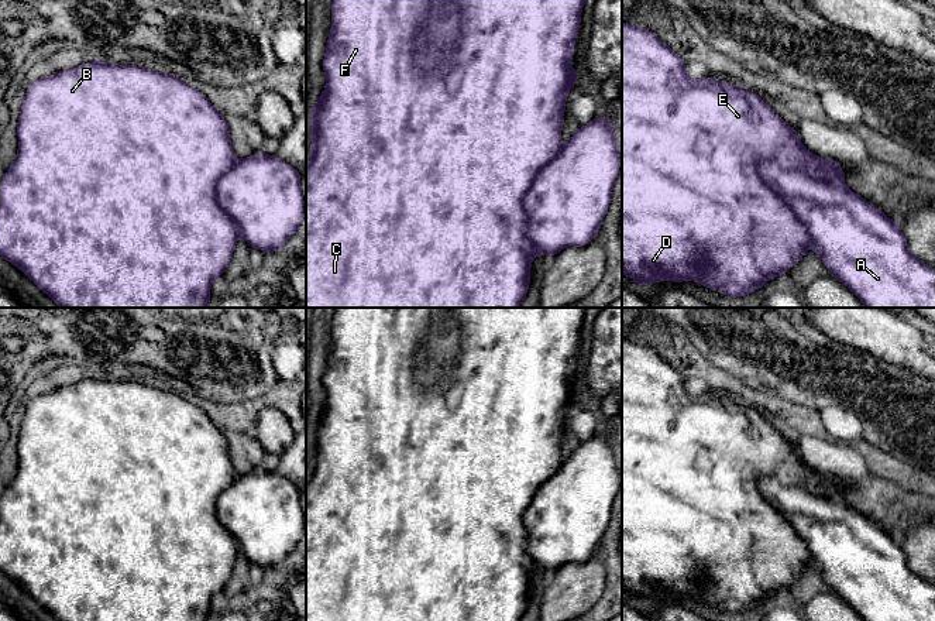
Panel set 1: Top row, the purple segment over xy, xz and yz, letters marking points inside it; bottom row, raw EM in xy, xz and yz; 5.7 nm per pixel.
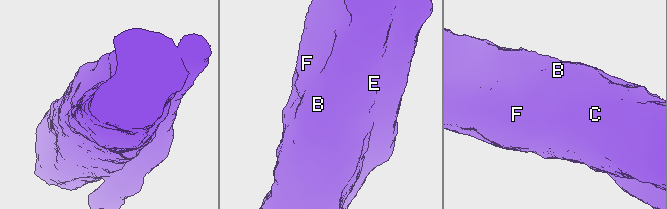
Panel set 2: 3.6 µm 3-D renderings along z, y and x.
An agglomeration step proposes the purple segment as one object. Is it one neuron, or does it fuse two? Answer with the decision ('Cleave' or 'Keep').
Keep

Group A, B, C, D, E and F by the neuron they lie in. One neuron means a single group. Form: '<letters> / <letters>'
A B C D E F

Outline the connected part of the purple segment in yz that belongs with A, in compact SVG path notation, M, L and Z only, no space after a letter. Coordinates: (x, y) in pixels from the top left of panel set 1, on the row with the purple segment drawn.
M622 21L622 275L630 277L636 285L649 285L664 279L671 279L681 284L683 281L690 279L725 295L747 296L757 288L763 287L769 279L787 274L790 268L802 258L805 250L811 247L819 255L832 275L846 285L866 308L935 308L935 268L922 263L910 253L907 239L903 234L898 223L888 219L880 209L863 199L860 195L852 192L843 183L845 175L846 172L841 168L838 161L819 158L818 155L809 152L801 140L797 138L797 128L780 119L756 92L740 89L729 82L714 79L712 76L691 80L687 75L687 64L654 32Z

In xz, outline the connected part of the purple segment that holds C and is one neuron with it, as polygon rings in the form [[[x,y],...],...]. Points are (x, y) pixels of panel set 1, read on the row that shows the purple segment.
[[[333,0],[333,1],[331,1],[331,30],[330,30],[330,34],[329,34],[329,41],[327,41],[327,44],[326,44],[326,56],[324,56],[324,59],[323,59],[323,64],[322,64],[322,66],[323,66],[323,71],[324,71],[324,73],[326,73],[326,89],[324,89],[324,92],[323,92],[323,93],[322,93],[322,95],[320,95],[320,96],[319,96],[319,97],[316,97],[316,102],[314,102],[314,106],[313,106],[313,111],[312,111],[312,145],[310,145],[310,150],[309,150],[309,152],[310,152],[310,155],[312,155],[312,159],[310,159],[310,164],[309,164],[309,165],[307,165],[307,167],[306,167],[306,308],[519,308],[519,306],[520,306],[520,305],[522,305],[522,302],[523,302],[523,301],[525,301],[525,298],[526,298],[526,295],[527,295],[527,289],[529,289],[529,284],[530,284],[530,267],[532,267],[532,261],[533,261],[533,258],[534,258],[534,257],[536,257],[536,255],[550,255],[550,257],[553,257],[553,255],[554,255],[554,254],[557,254],[557,253],[560,253],[560,251],[561,251],[561,250],[563,250],[563,248],[566,248],[566,247],[584,247],[584,246],[587,246],[587,244],[588,244],[588,243],[589,243],[589,241],[591,241],[591,240],[592,240],[592,239],[594,239],[594,237],[595,237],[595,236],[597,236],[597,234],[598,234],[598,233],[599,233],[599,227],[601,227],[601,223],[602,223],[602,220],[604,220],[604,217],[605,217],[605,215],[606,215],[606,212],[608,212],[608,209],[609,209],[609,203],[611,203],[611,196],[612,196],[612,189],[613,189],[613,183],[615,183],[615,181],[616,181],[616,178],[618,178],[618,174],[619,174],[619,154],[618,154],[618,141],[616,141],[616,138],[615,138],[615,134],[613,134],[613,124],[612,124],[612,120],[611,120],[611,117],[609,117],[609,114],[606,114],[606,116],[605,116],[605,117],[602,117],[602,119],[597,119],[597,117],[594,117],[594,119],[592,119],[592,120],[591,120],[591,121],[589,121],[589,123],[588,123],[588,124],[585,124],[585,126],[584,126],[584,127],[581,127],[581,128],[577,128],[577,131],[575,131],[575,133],[574,133],[574,134],[573,134],[573,137],[571,137],[571,138],[570,138],[570,141],[568,141],[568,143],[567,143],[567,144],[566,144],[566,145],[563,145],[563,144],[561,144],[561,127],[563,127],[563,123],[564,123],[564,121],[566,121],[566,119],[564,119],[564,110],[566,110],[566,99],[567,99],[567,95],[568,95],[568,93],[570,93],[570,92],[571,92],[571,89],[573,89],[573,88],[574,88],[574,86],[575,86],[575,82],[577,82],[577,79],[578,79],[578,78],[580,78],[580,76],[581,76],[581,73],[580,73],[580,72],[577,72],[577,71],[573,71],[573,69],[571,69],[571,59],[573,59],[573,56],[574,56],[574,42],[575,42],[575,37],[577,37],[577,32],[578,32],[578,28],[580,28],[580,24],[581,24],[581,10],[582,10],[582,6],[584,6],[584,4],[585,4],[585,3],[587,3],[587,1],[588,1],[588,0]]]

